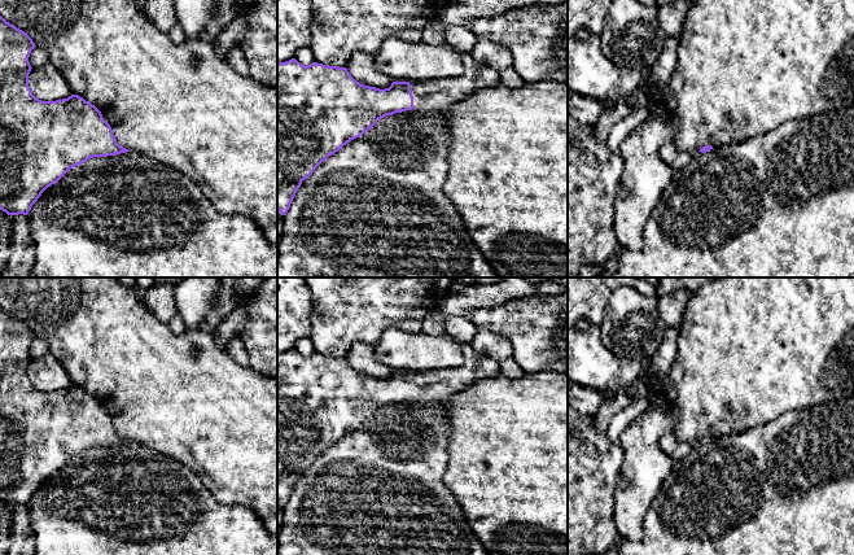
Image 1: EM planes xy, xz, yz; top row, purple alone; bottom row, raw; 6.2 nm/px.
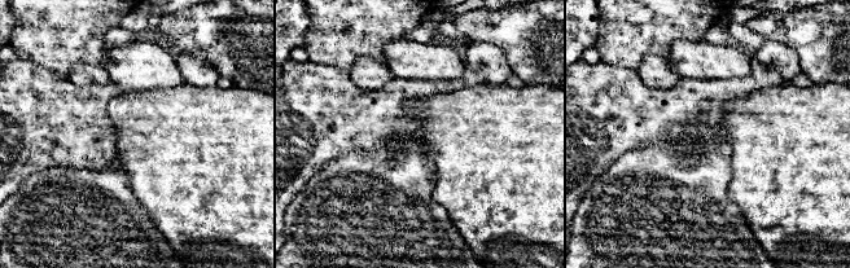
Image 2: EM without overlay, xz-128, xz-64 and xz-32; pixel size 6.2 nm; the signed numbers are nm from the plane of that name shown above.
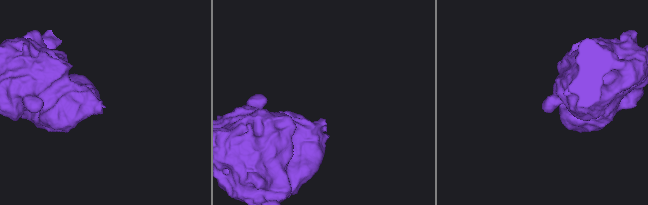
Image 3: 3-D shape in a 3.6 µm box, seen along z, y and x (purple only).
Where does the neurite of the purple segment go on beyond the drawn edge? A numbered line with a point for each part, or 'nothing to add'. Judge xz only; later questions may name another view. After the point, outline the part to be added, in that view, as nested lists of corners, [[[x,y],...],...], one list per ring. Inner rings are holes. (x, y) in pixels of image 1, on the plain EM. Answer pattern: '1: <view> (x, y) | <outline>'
1: xz (436, 385) | [[[470,345],[463,346],[464,364],[457,368],[410,372],[413,386],[412,401],[443,402],[454,393],[489,377],[500,375],[500,364],[490,357],[476,351]]]

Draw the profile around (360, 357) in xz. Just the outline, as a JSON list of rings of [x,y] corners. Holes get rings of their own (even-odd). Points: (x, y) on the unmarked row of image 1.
[[[362,341],[352,344],[346,359],[356,372],[364,376],[385,380],[393,373],[391,368],[375,358],[375,346]]]

